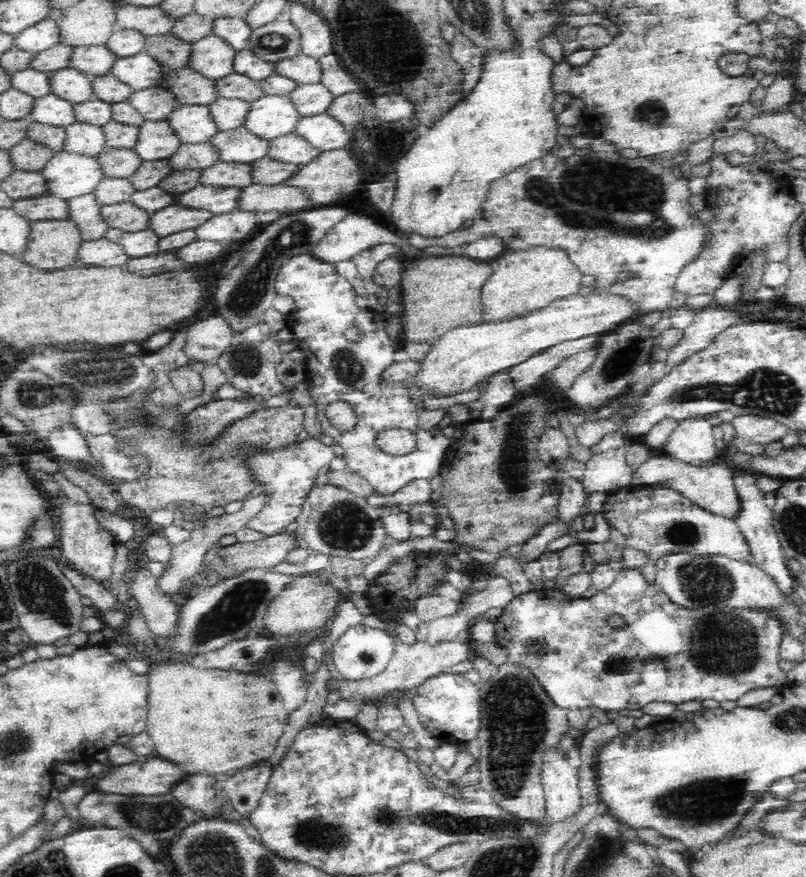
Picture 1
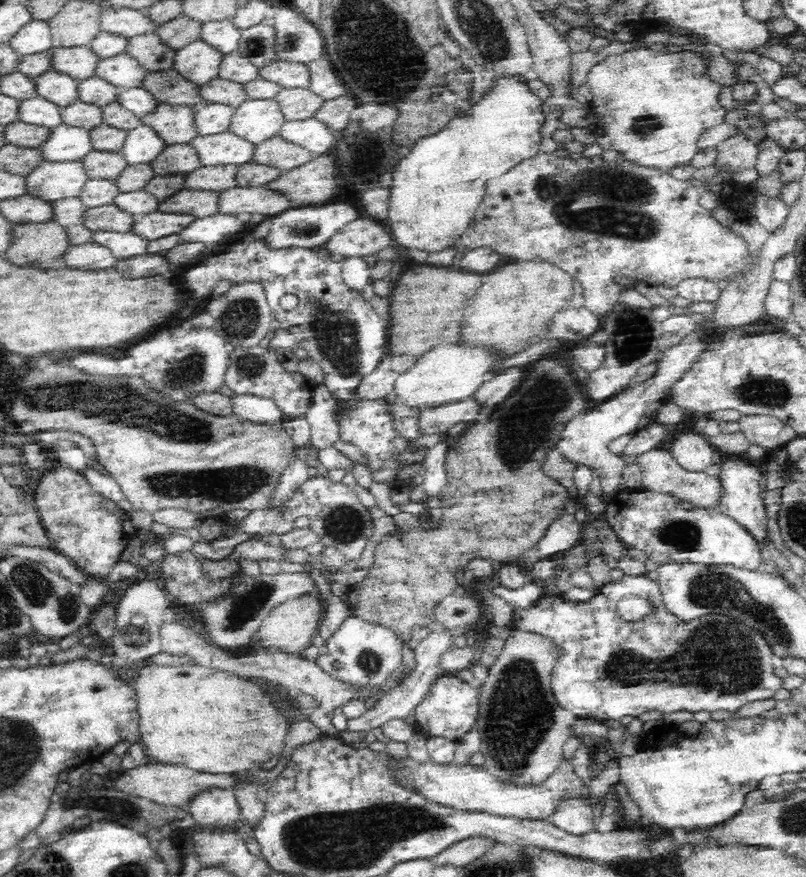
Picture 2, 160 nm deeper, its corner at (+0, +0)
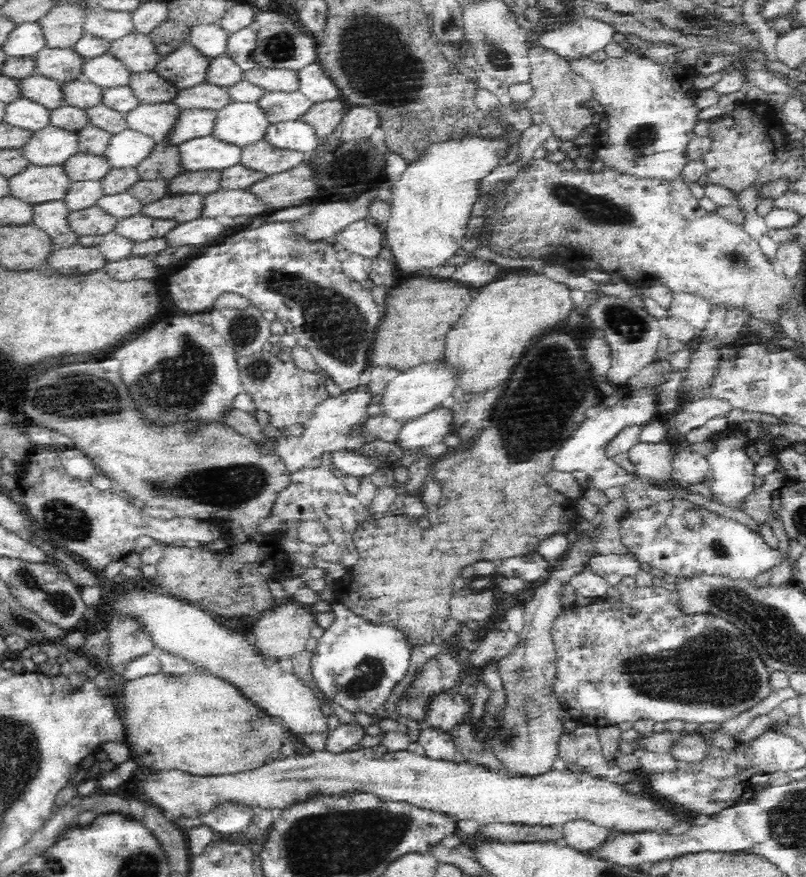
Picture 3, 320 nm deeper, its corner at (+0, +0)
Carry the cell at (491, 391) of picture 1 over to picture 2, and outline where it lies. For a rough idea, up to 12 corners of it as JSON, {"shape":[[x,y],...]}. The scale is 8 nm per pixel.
{"shape":[[472,395],[419,412],[422,434],[473,424],[484,405]]}

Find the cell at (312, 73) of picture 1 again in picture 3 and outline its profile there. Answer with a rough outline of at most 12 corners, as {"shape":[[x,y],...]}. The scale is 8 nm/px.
{"shape":[[256,68],[244,79],[268,92],[300,91],[298,70]]}

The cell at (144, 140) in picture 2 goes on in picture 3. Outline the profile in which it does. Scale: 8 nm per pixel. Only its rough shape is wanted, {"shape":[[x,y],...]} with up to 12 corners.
{"shape":[[134,130],[112,135],[104,156],[112,168],[138,166],[156,145]]}

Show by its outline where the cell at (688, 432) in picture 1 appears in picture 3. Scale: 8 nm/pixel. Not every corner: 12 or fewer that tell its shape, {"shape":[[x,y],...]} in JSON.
{"shape":[[678,444],[672,481],[701,484],[711,469],[706,455]]}

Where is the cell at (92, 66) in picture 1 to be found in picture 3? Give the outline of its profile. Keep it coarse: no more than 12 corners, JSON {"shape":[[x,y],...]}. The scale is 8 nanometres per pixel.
{"shape":[[44,47],[35,75],[62,84],[84,79],[87,60],[73,48]]}

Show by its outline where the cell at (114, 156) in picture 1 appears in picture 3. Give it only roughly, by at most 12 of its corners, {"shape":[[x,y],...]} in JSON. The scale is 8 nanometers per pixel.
{"shape":[[79,153],[64,162],[72,182],[100,181],[112,170],[106,156]]}

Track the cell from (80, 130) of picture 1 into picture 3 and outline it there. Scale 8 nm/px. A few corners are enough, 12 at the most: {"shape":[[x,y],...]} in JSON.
{"shape":[[52,124],[22,149],[35,165],[62,165],[81,153],[77,131]]}

